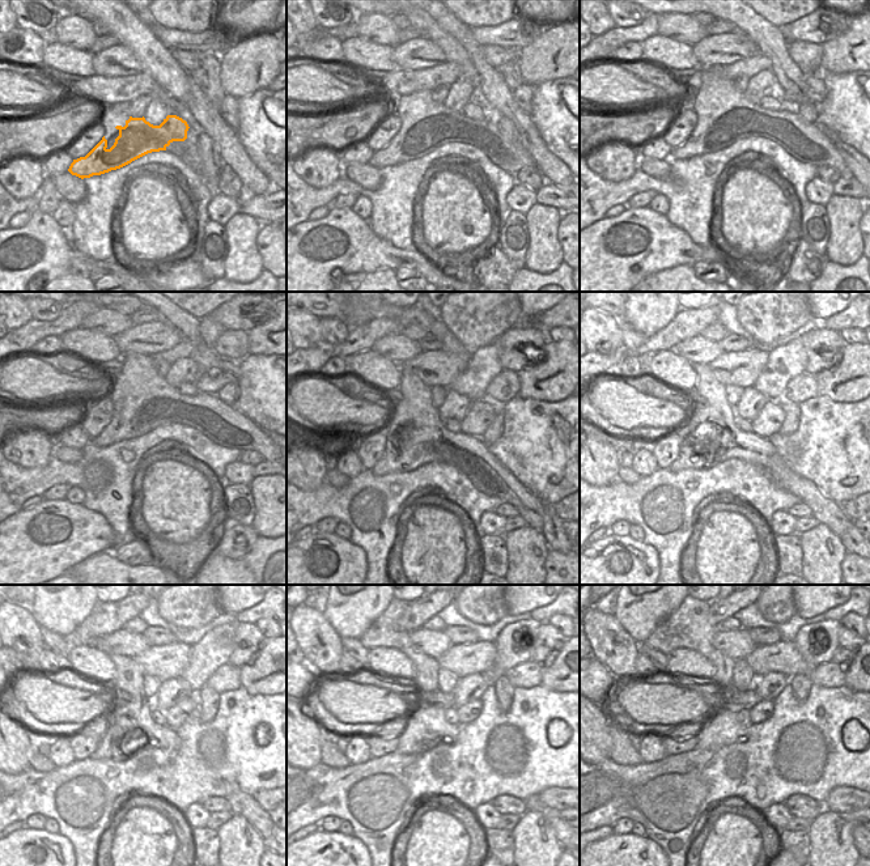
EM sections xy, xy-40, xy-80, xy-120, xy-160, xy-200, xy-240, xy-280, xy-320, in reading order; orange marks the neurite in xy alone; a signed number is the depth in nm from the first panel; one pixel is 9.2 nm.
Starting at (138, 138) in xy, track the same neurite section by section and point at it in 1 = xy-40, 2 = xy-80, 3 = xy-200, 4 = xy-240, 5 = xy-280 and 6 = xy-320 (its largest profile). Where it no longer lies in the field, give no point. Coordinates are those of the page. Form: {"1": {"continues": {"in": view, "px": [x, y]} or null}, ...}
{"1": {"continues": {"in": "xy-40", "px": [440, 127]}}, "2": {"continues": {"in": "xy-80", "px": [734, 126]}}, "3": {"continues": {"in": "xy-200", "px": [751, 402]}}, "4": {"continues": {"in": "xy-240", "px": [172, 691]}}, "5": {"continues": {"in": "xy-280", "px": [469, 688]}}, "6": {"continues": {"in": "xy-320", "px": [768, 688]}}}

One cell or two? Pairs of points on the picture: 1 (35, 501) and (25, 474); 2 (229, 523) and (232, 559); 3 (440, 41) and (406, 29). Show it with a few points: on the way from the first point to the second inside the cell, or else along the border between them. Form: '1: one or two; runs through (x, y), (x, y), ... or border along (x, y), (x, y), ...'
1: two; border along (13, 487), (17, 488)
2: two; border along (236, 516), (236, 530), (215, 531)
3: two; border along (402, 13), (417, 32)

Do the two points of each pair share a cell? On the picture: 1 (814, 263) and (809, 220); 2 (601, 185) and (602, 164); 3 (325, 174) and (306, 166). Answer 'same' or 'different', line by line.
1: different
2: same
3: same

